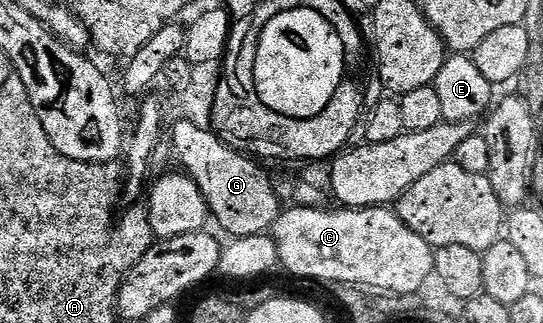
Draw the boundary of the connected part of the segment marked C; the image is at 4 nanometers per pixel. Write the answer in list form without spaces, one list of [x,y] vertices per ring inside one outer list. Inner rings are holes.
[[[288,206],[281,211],[278,219],[273,222],[270,229],[270,235],[274,243],[277,244],[277,258],[279,260],[279,267],[288,271],[292,276],[301,276],[304,280],[332,280],[333,285],[347,284],[363,286],[368,290],[375,290],[380,294],[395,294],[403,298],[408,298],[411,292],[419,293],[426,282],[426,278],[430,277],[434,272],[434,249],[432,245],[425,242],[422,238],[418,238],[418,234],[414,234],[414,230],[410,230],[410,226],[406,226],[400,221],[399,216],[391,207],[381,206],[379,208],[346,208],[343,206],[336,206],[336,209],[331,212],[328,206],[321,206],[318,208],[298,208],[295,206]]]

